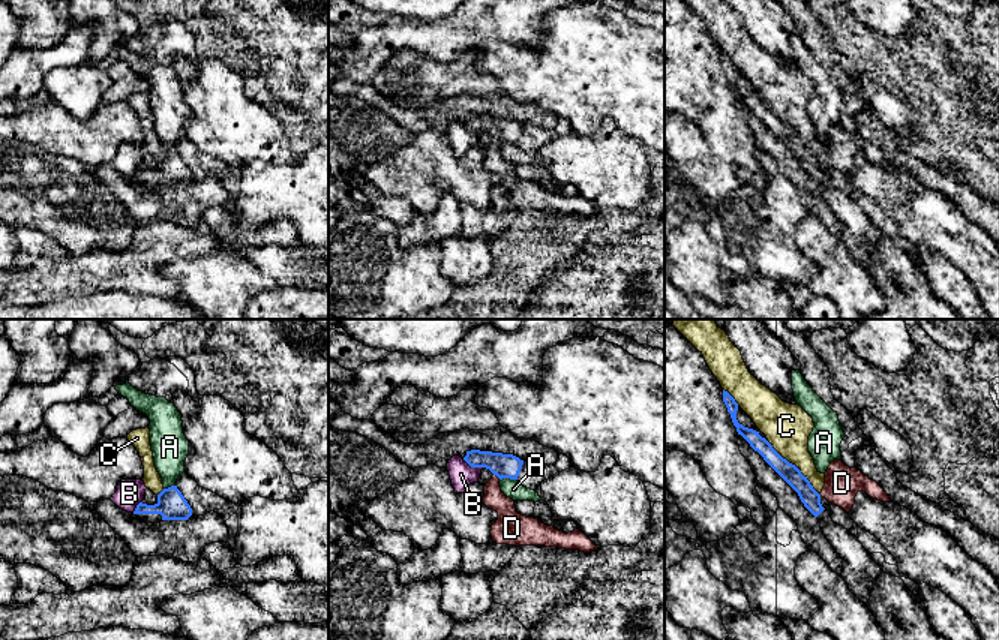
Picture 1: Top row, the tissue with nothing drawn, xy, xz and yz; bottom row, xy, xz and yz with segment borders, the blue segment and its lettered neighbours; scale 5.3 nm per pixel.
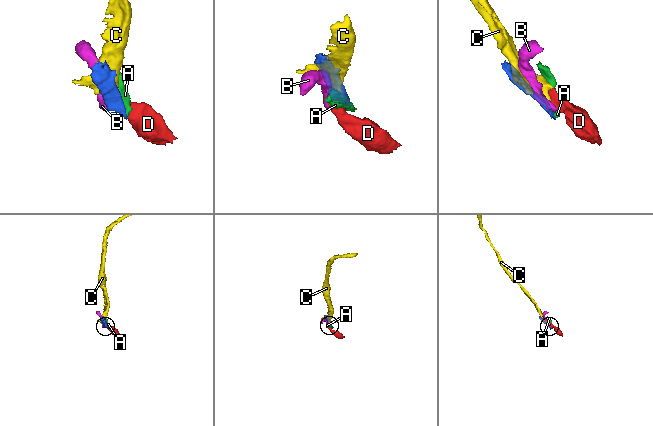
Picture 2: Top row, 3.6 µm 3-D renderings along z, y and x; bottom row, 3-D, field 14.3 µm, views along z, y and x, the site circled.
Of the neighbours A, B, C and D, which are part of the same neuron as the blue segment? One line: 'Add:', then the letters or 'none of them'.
Add: none of them

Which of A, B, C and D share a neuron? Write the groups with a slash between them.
A / B / C D

